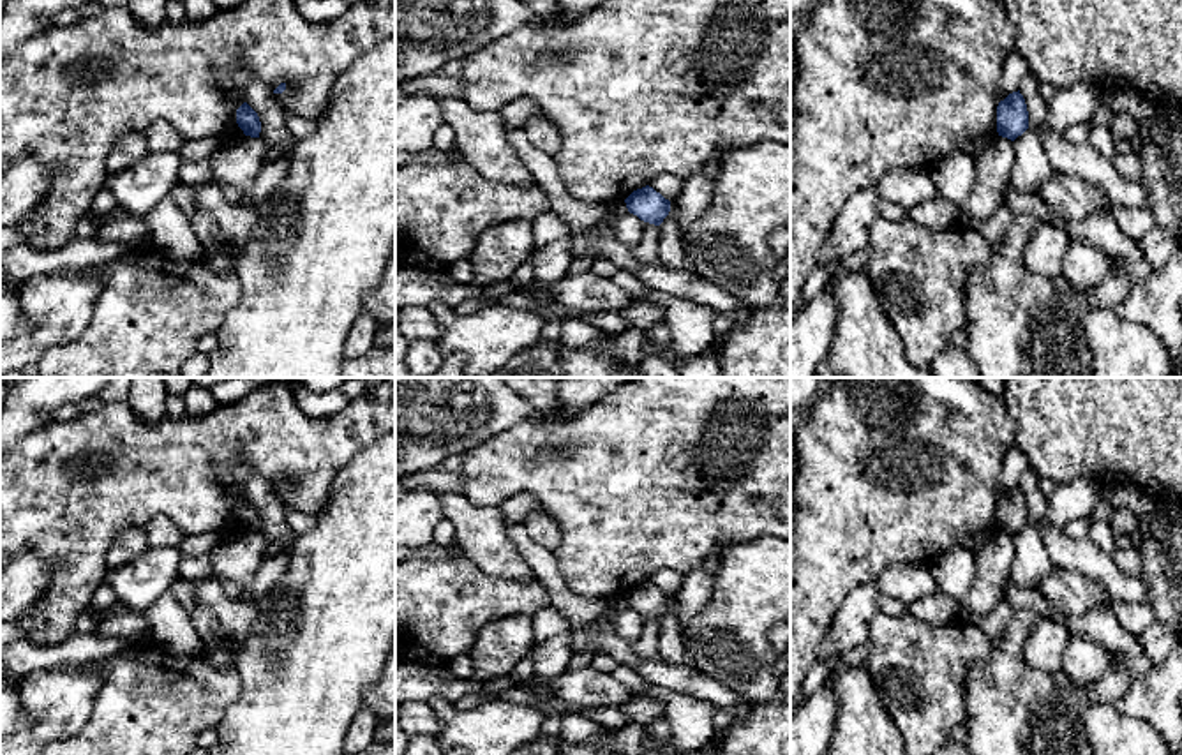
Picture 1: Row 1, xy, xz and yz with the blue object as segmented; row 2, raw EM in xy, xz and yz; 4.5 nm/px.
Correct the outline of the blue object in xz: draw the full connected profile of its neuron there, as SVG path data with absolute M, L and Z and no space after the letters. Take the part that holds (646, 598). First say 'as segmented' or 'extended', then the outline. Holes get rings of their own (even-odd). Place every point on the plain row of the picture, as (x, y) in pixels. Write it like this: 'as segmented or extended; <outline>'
as segmented; M649 580L633 586L625 598L630 609L655 621L660 621L670 607L670 596Z

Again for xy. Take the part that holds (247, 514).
as segmented; M243 497L236 505L236 519L243 526L245 531L259 533L259 527L261 527L259 512L247 497Z

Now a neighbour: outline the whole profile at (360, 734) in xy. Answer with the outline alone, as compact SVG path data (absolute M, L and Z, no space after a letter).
M363 706L353 718L346 737L344 737L344 753L360 753L374 743L374 732L378 729L378 716Z

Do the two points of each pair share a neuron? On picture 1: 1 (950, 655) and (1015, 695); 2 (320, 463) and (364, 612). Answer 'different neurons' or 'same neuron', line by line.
1: different neurons
2: different neurons

